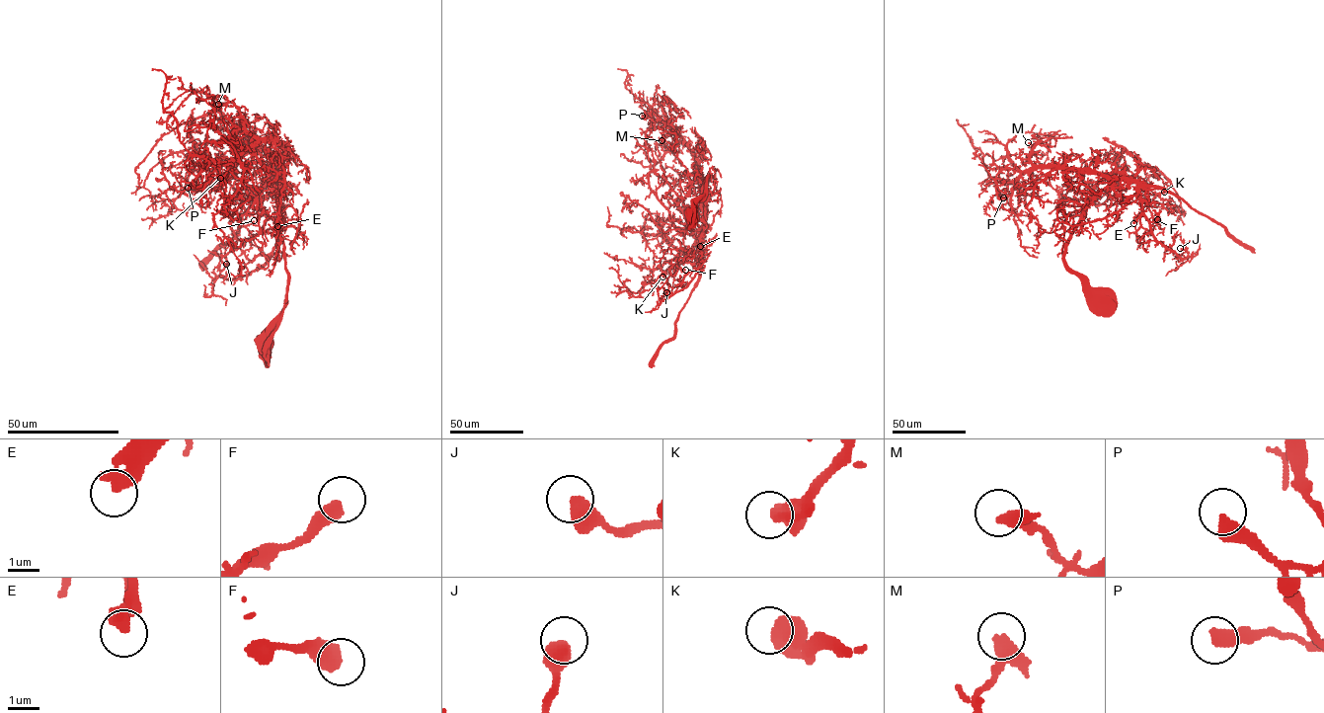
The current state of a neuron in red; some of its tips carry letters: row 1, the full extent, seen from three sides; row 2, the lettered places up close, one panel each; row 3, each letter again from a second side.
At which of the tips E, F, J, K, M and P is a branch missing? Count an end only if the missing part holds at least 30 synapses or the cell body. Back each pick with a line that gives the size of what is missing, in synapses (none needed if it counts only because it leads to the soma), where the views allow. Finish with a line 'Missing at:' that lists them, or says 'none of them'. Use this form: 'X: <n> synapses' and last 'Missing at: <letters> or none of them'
E: 400 synapses
Missing at: E

